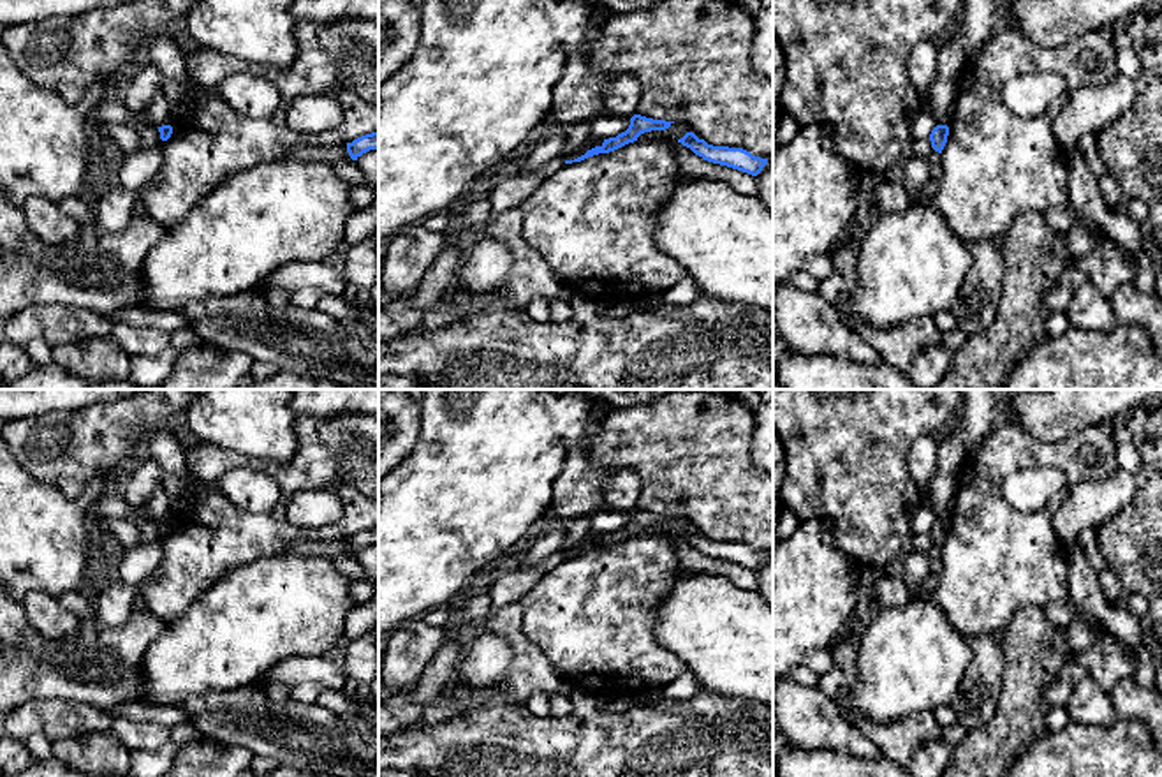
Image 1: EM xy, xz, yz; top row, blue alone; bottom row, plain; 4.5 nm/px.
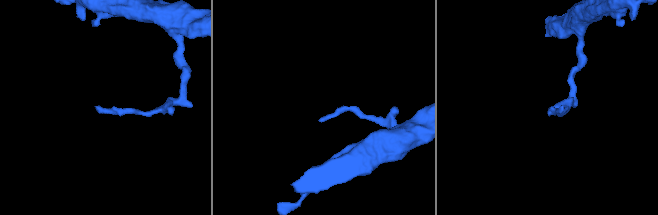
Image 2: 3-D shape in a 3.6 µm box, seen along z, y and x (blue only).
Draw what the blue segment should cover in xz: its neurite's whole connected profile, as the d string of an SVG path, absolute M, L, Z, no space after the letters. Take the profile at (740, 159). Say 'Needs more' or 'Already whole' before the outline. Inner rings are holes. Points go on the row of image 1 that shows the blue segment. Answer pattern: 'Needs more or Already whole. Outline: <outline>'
Already whole. Outline: M687 132L681 139L678 139L678 143L690 148L695 155L702 157L708 162L727 166L748 173L752 176L757 176L768 164L768 159L755 157L743 148L708 144L704 139L699 139L694 132Z

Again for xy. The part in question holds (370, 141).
Already whole. Outline: M371 132L347 143L347 152L352 160L357 160L363 153L370 150L379 150L379 132Z

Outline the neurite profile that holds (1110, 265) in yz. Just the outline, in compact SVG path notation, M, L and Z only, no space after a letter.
M1104 238L1097 248L1083 257L1070 257L1088 280L1104 294L1127 282L1132 282L1137 271L1137 261L1122 243Z

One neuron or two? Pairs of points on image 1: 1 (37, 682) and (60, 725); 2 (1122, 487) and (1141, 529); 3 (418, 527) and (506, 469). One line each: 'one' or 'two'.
1: two
2: two
3: one

